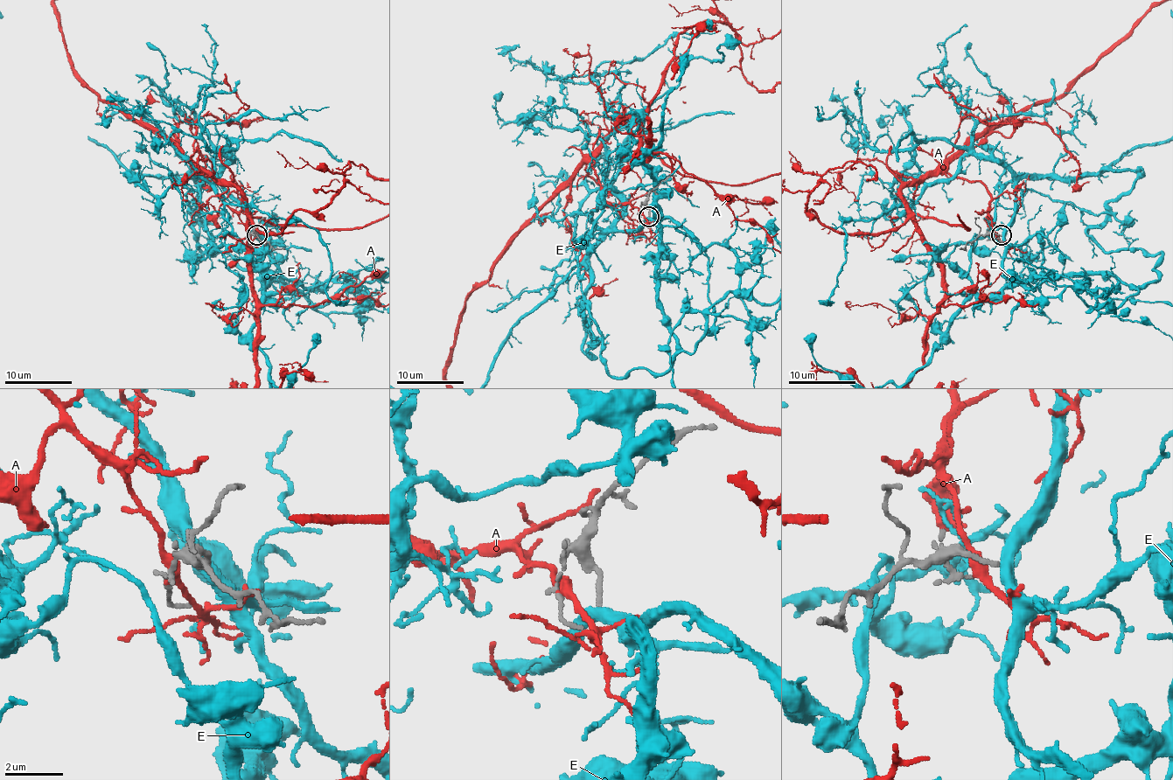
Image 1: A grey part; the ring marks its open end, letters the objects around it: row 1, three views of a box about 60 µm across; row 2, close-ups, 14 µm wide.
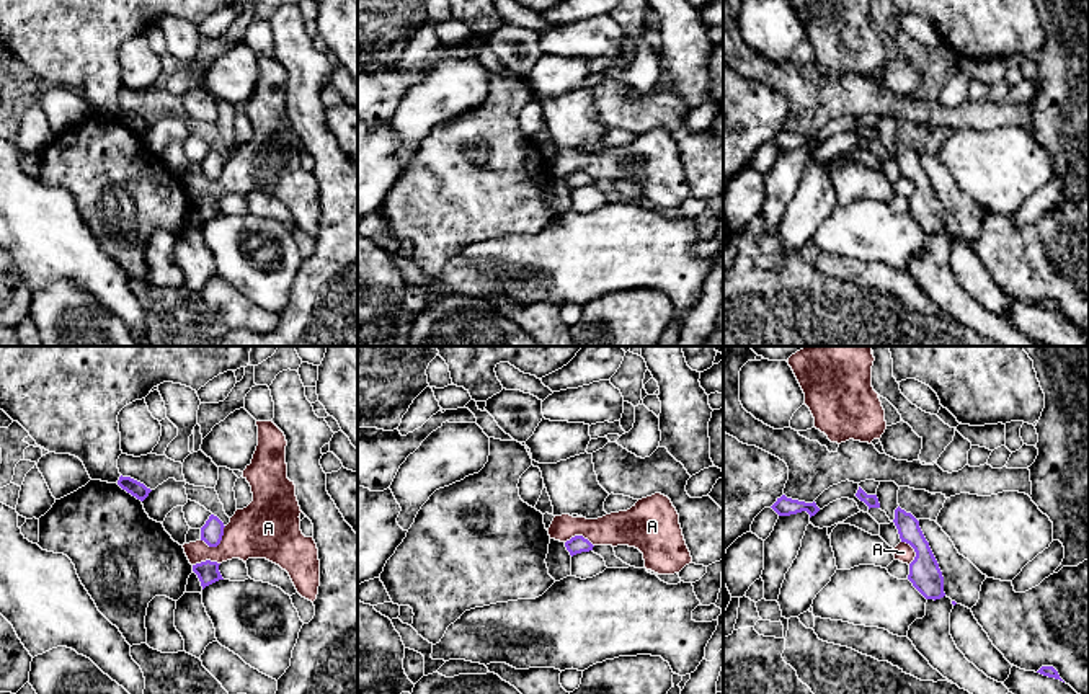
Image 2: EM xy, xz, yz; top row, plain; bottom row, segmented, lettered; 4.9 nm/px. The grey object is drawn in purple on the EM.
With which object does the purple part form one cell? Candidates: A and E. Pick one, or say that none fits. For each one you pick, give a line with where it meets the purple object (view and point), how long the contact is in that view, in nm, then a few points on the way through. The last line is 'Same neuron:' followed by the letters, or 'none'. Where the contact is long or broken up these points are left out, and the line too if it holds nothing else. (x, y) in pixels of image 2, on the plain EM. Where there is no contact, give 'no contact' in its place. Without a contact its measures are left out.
E: no contact
Same neuron: E

